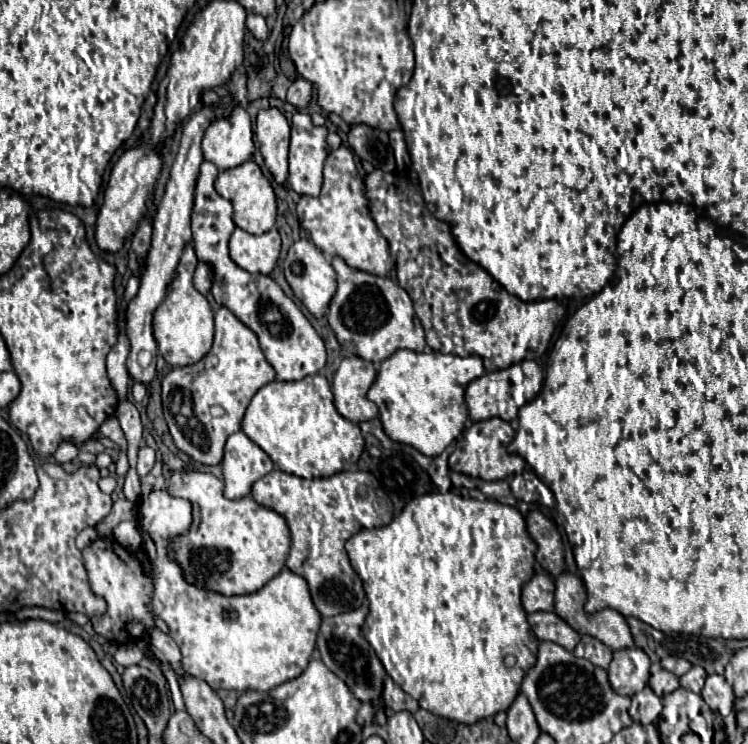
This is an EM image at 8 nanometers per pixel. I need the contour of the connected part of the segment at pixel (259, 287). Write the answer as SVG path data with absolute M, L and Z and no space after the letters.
M203 161L197 179L195 205L191 213L191 229L193 229L191 245L197 253L197 259L205 261L213 269L211 293L215 301L219 305L225 305L237 319L241 319L249 329L255 331L261 349L271 367L275 369L279 381L301 381L307 375L319 373L327 363L325 341L319 337L315 327L303 315L303 311L295 305L291 297L283 293L283 289L269 275L249 273L231 261L227 243L235 229L235 223L231 219L233 207L215 191L213 183L217 175L219 175L217 167L209 161Z

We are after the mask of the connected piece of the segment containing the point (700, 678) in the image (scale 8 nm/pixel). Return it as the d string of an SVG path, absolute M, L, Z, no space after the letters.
M691 667L691 671L685 673L679 679L681 679L681 687L685 687L685 689L689 689L693 693L701 693L705 677L707 677L707 673L705 673L703 667Z

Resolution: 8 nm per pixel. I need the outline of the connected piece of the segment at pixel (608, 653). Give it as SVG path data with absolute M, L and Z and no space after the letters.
M589 635L581 637L581 641L583 641L583 645L585 645L585 655L583 655L583 657L589 659L593 665L601 667L601 669L607 669L609 663L611 663L613 651L611 651L607 645L603 645L599 639L589 637Z

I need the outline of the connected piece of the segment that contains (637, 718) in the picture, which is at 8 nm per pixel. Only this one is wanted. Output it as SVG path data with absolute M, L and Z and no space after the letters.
M645 687L641 693L635 693L633 697L633 703L631 703L631 709L629 709L629 715L635 723L655 723L663 705L661 705L661 699L653 693L653 689Z

